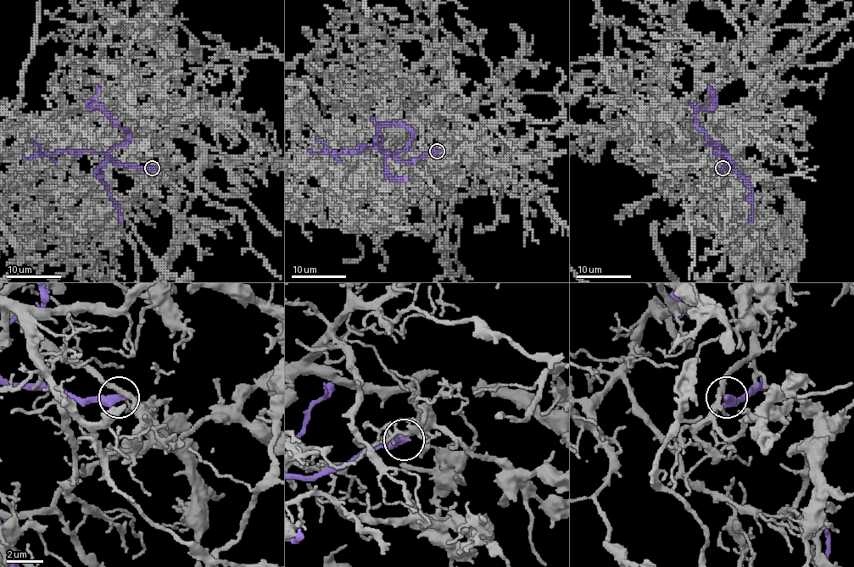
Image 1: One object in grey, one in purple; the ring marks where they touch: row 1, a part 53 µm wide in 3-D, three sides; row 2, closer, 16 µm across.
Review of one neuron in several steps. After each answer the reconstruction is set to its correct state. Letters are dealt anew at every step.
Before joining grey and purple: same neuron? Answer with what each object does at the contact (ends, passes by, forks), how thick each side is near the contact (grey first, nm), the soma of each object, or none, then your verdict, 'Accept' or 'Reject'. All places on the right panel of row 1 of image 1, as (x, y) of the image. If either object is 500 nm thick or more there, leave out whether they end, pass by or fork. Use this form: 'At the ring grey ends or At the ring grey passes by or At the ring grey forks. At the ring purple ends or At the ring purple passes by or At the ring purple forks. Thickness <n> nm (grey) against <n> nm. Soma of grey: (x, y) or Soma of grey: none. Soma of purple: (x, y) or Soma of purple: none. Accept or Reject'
At the ring grey passes by. At the ring purple ends. Thickness 280 nm (grey) against 480 nm. Soma of grey: none. Soma of purple: none. Reject

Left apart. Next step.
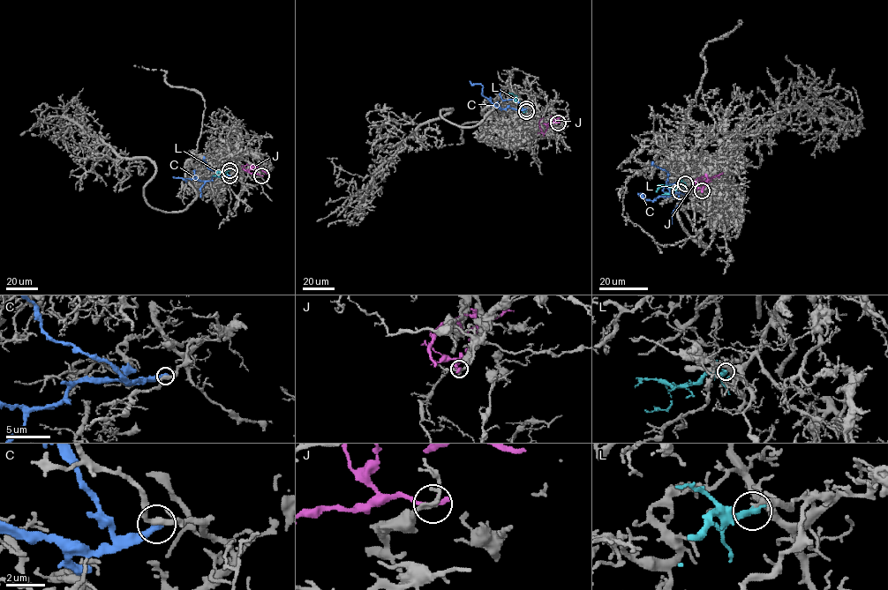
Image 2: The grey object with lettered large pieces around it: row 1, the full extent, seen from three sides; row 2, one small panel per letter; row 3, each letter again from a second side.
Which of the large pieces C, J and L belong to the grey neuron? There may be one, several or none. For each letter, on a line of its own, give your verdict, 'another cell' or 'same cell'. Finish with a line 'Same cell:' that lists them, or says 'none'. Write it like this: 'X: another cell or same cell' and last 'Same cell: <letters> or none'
C: another cell
J: another cell
L: same cell
Same cell: L

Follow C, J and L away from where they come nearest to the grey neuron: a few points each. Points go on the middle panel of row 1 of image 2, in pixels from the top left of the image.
C: (526, 108), (500, 109), (483, 95), (480, 84), (472, 85), (470, 81)
J: (558, 123), (545, 123), (546, 130), (543, 133), (538, 123), (543, 117)
L: (525, 111), (515, 95), (508, 93)

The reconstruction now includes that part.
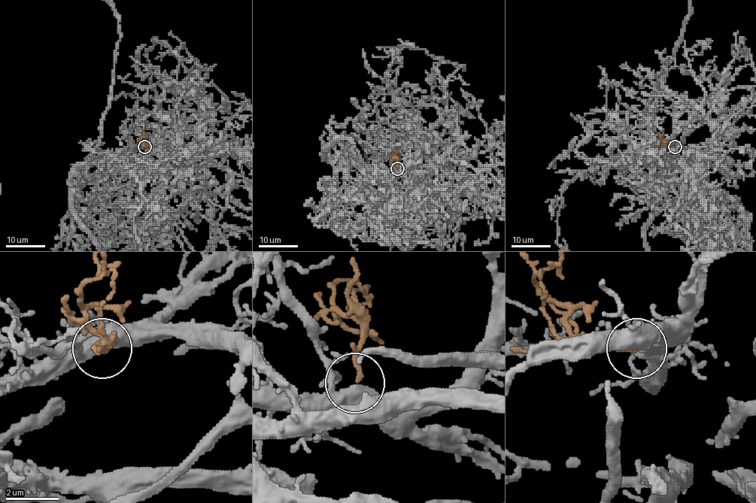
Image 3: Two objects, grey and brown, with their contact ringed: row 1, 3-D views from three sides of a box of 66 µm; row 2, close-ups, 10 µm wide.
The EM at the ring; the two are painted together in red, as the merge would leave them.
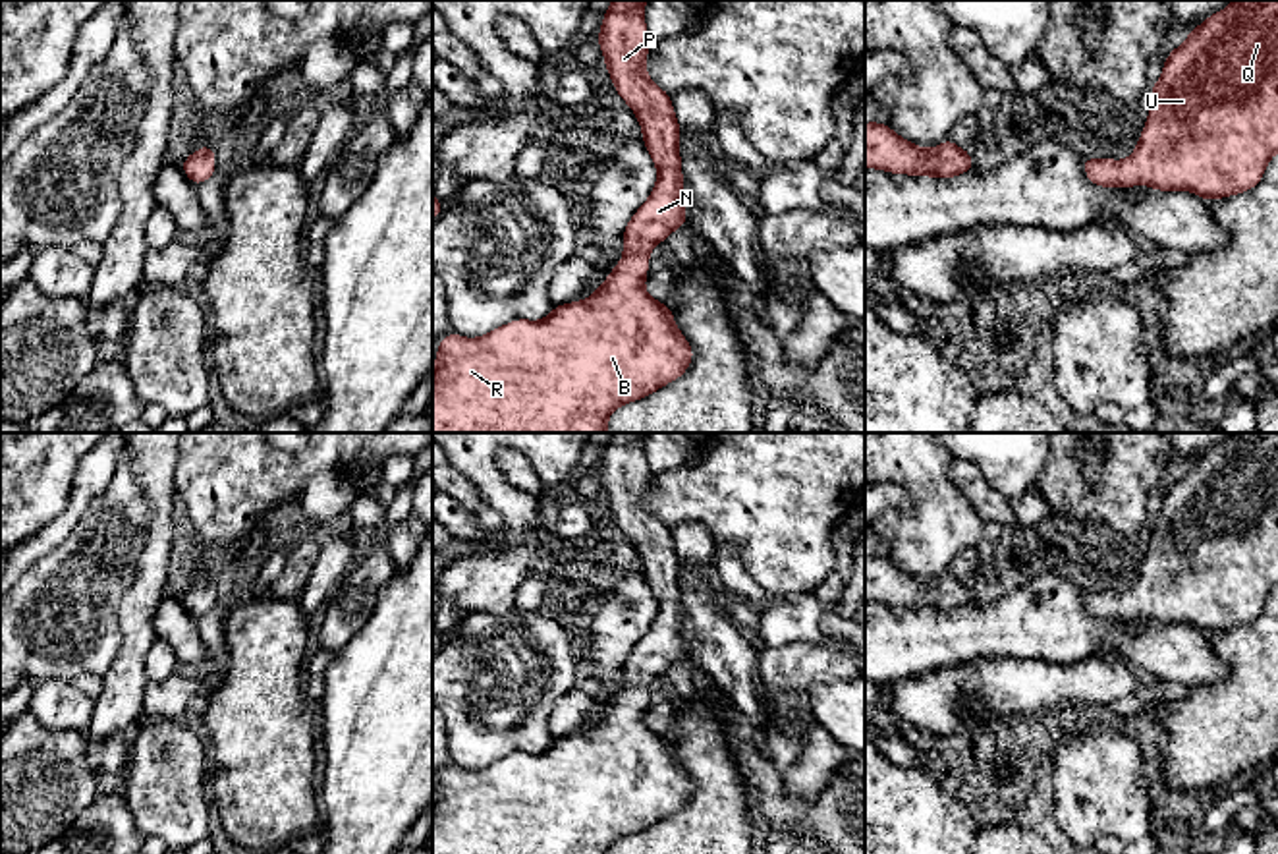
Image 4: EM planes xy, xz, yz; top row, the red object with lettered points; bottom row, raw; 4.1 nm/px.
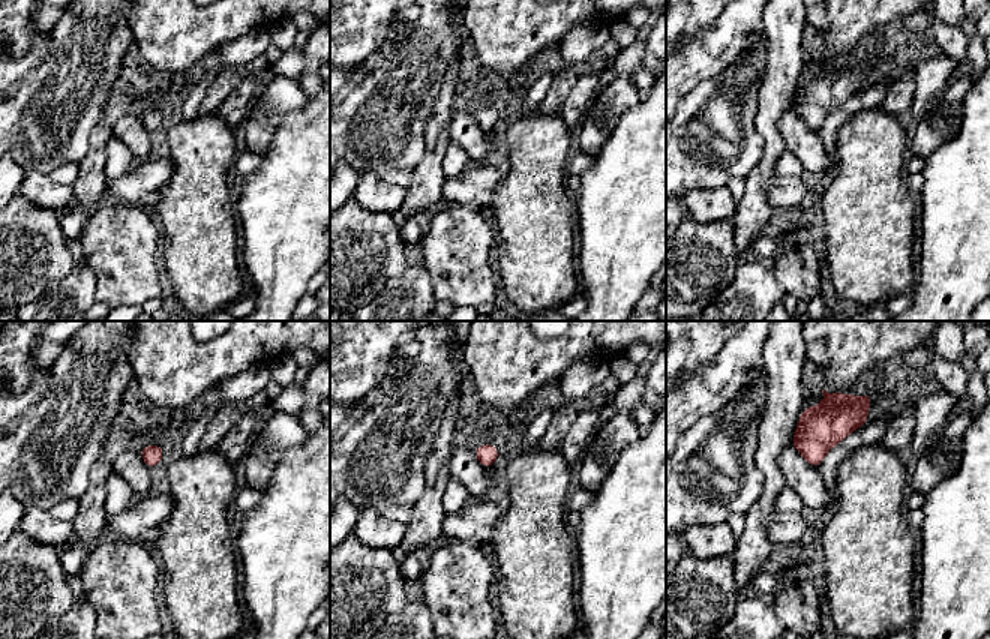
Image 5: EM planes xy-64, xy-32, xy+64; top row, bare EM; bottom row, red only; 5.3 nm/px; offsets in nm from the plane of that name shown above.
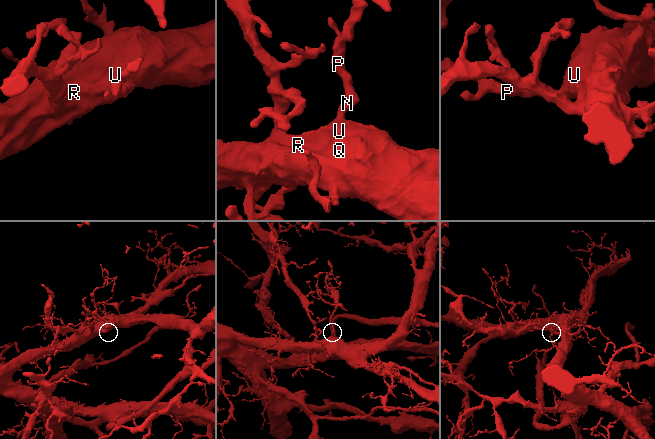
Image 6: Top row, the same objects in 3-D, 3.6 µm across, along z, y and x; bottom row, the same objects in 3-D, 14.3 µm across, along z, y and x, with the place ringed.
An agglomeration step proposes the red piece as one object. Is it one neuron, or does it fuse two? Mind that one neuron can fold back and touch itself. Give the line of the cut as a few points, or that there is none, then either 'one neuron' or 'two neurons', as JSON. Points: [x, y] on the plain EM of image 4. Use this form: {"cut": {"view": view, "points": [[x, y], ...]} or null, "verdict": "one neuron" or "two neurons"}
{"cut": null, "verdict": "one neuron"}

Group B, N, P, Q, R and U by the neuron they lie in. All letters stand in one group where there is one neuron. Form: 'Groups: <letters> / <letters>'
Groups: B N P Q R U

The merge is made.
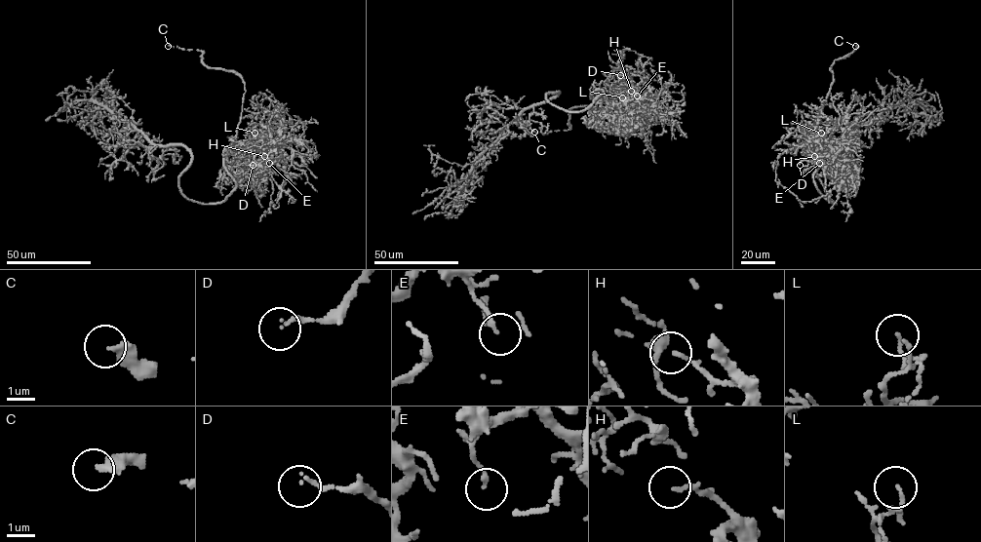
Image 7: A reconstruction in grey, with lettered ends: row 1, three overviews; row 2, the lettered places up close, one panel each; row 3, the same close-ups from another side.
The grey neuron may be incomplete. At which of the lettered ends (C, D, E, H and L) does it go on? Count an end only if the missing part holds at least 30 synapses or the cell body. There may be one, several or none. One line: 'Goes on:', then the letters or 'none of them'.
Goes on: C

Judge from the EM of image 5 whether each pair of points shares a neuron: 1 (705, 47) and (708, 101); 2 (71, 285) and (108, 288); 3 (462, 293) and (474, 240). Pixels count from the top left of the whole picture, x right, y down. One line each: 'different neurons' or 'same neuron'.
1: different neurons
2: different neurons
3: same neuron

